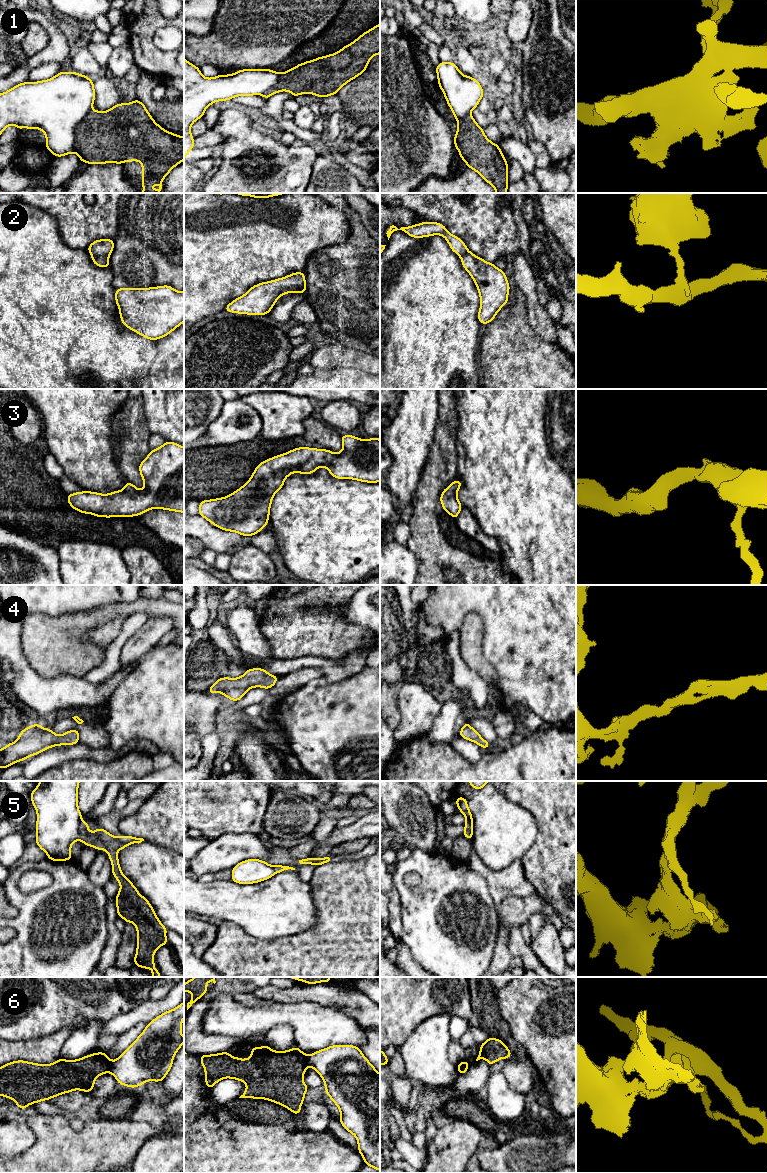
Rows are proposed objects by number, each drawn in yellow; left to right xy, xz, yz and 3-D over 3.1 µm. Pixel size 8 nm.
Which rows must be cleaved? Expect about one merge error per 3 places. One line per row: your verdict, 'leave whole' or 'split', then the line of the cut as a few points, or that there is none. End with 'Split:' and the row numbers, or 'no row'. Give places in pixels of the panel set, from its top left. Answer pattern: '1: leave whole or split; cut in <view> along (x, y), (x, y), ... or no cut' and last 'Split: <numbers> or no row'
1: leave whole; no cut
2: split; cut in xy along (92, 255), (108, 257)
3: leave whole; no cut
4: leave whole; no cut
5: split; cut in xy along (81, 820), (79, 823), (78, 839)
6: split; cut in xy along (112, 1061), (109, 1071)
Split: 2, 5, 6

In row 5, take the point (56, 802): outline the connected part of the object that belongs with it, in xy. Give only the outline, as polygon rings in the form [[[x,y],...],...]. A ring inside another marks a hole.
[[[40,781],[30,793],[32,805],[37,812],[35,842],[52,861],[72,859],[71,846],[79,840],[79,823],[82,815],[78,808],[80,781]]]

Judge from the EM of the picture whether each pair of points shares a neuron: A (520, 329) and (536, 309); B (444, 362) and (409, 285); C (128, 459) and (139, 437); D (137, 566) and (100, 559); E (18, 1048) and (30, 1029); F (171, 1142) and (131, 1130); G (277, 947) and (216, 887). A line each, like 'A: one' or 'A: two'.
A: two
B: one
C: one
D: two
E: two
F: two
G: two

